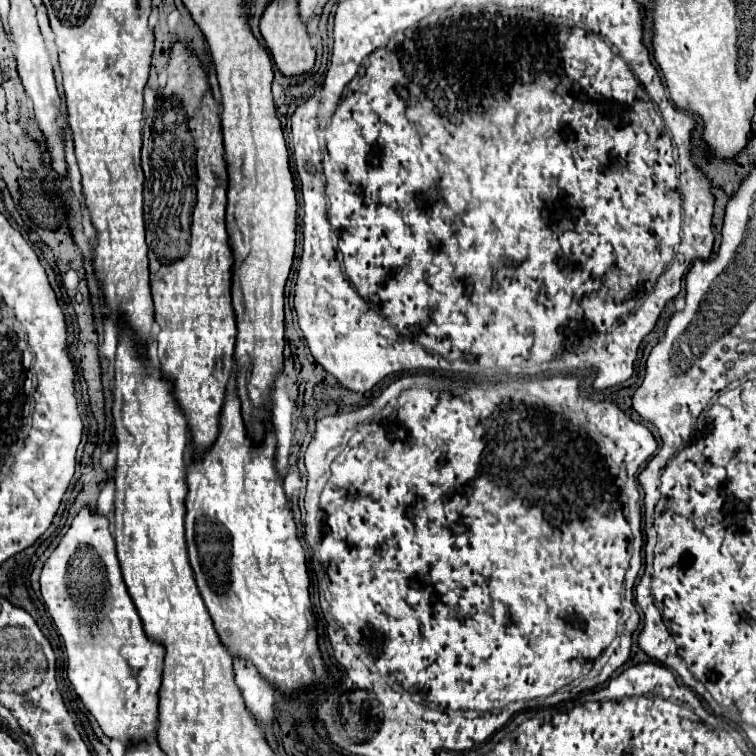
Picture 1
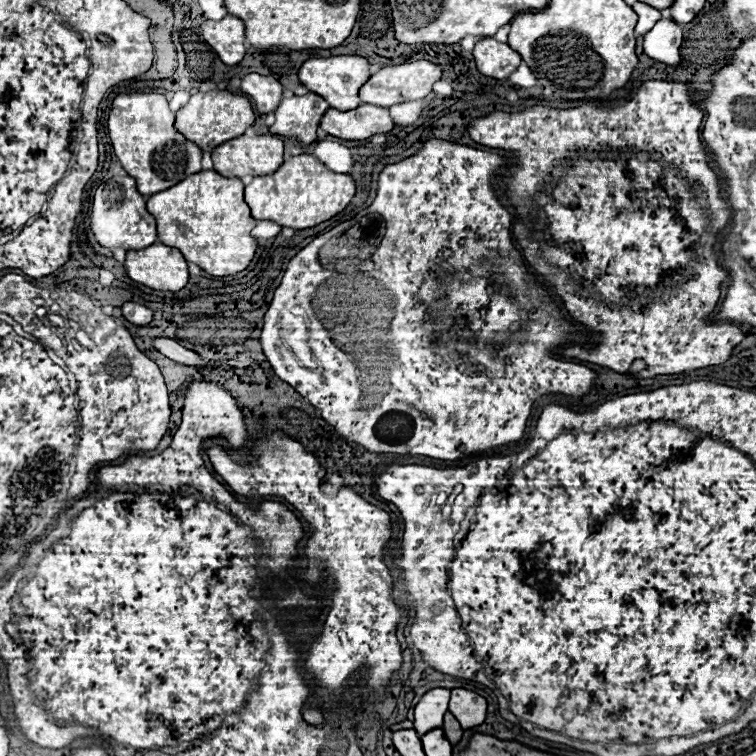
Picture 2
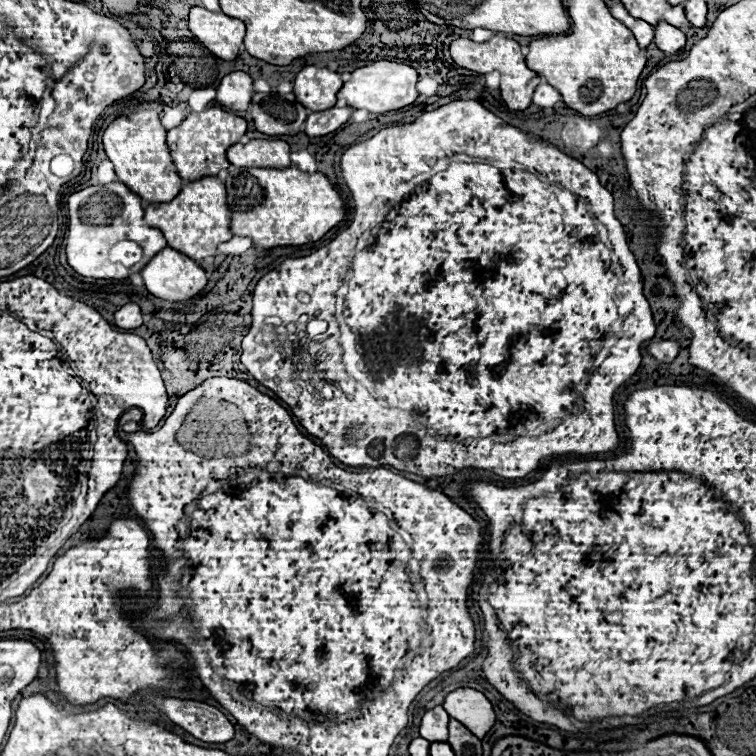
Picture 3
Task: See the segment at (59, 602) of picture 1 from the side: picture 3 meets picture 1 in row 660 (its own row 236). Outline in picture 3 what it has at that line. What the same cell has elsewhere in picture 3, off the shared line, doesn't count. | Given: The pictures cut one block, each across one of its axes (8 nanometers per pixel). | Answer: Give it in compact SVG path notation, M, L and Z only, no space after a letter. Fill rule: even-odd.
M110 182L104 186L88 186L80 192L74 192L68 198L68 238L66 238L66 256L68 264L82 276L88 278L114 278L122 280L134 272L140 272L146 262L150 262L162 248L166 248L166 240L158 228L150 228L144 224L144 208L140 196L132 194L122 182ZM118 242L136 242L142 248L142 260L132 268L110 262L110 248Z

